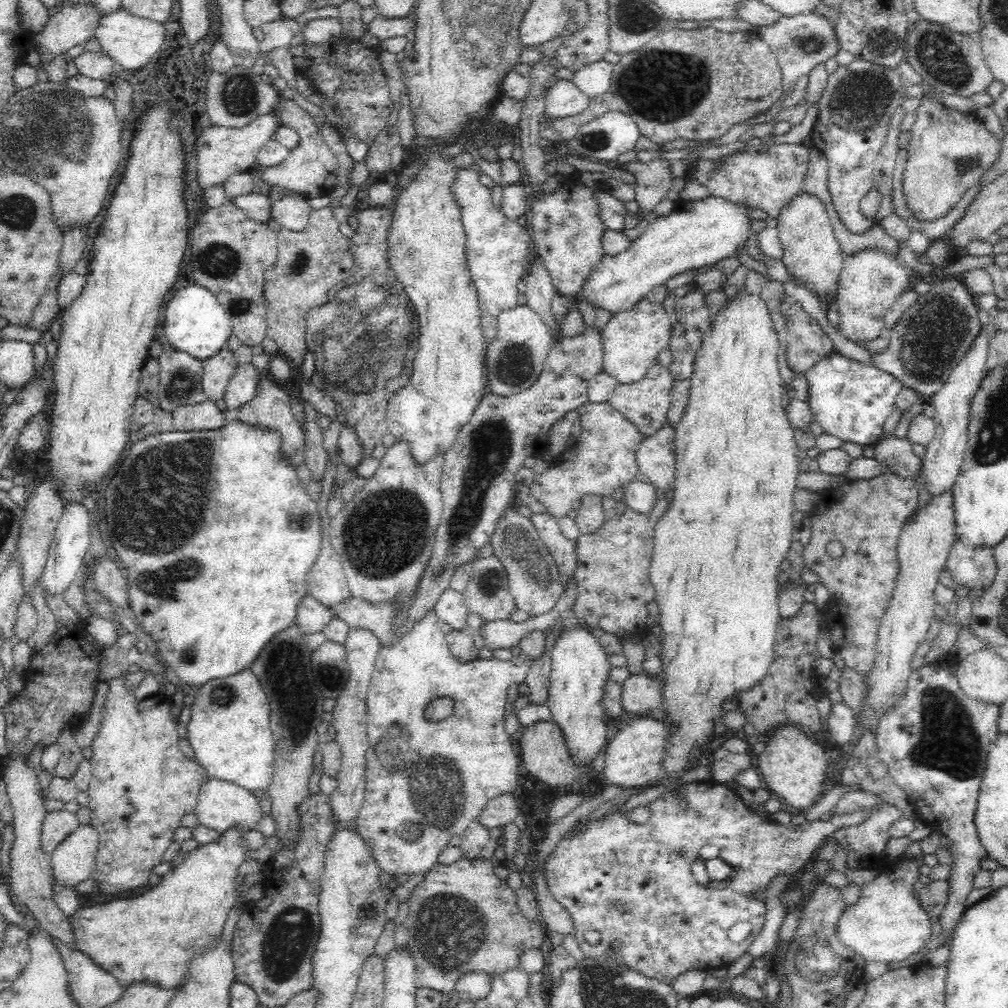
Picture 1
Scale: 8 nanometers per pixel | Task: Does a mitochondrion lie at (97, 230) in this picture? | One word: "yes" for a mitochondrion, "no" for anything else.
no

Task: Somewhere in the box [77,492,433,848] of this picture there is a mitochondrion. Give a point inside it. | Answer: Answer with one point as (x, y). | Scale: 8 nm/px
(287, 675)

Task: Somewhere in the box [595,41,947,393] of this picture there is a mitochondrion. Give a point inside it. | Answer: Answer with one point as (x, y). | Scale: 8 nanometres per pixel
(664, 86)

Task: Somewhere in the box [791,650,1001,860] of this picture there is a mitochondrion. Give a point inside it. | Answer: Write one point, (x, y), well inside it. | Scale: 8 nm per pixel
(948, 742)

